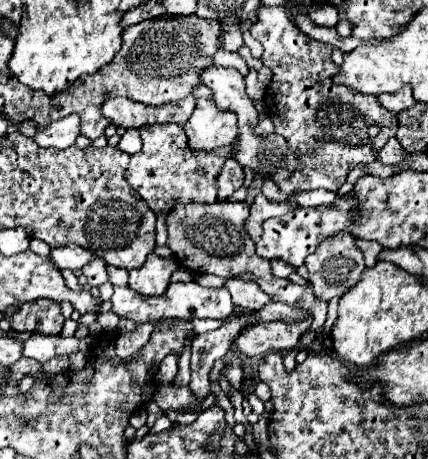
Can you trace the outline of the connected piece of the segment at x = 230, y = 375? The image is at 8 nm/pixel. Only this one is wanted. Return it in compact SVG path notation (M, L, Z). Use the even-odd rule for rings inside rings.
M226 364L224 378L230 382L230 386L232 386L232 388L240 390L240 388L242 388L242 378L244 378L244 372L242 372L242 370L236 370L236 366L234 366L234 364Z

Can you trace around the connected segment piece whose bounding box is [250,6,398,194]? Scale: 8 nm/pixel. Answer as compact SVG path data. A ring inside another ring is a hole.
M260 8L258 22L250 28L250 34L264 46L262 60L264 66L272 70L264 102L276 134L288 142L288 148L292 148L296 156L308 154L308 148L314 150L312 158L298 158L296 172L280 184L280 190L284 194L314 188L338 192L350 170L376 160L384 144L396 136L396 114L382 108L376 96L354 92L348 86L336 86L332 78L339 68L330 58L332 46L300 32L284 8ZM316 142L322 142L322 146L316 146Z

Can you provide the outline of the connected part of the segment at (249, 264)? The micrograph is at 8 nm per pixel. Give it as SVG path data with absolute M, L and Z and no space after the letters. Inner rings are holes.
M214 202L214 204L178 204L172 212L168 212L166 226L168 226L168 240L166 246L172 250L176 256L176 262L186 262L180 264L182 268L196 272L196 274L214 274L222 278L232 278L240 274L252 274L254 282L270 296L274 302L283 302L296 308L312 311L313 323L310 330L300 341L300 346L295 350L290 350L284 356L284 366L288 373L296 367L296 355L304 349L314 339L315 331L320 328L327 316L327 303L316 298L312 292L312 284L308 282L306 286L294 284L288 278L274 278L270 270L270 262L264 258L258 258L254 250L254 242L248 236L244 228L244 220L248 218L250 206L246 202Z

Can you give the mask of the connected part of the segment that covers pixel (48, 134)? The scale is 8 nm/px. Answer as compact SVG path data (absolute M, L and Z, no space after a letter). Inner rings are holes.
M78 114L64 116L52 124L48 124L44 130L34 134L34 140L40 148L68 148L74 144L74 140L80 134L80 120Z

